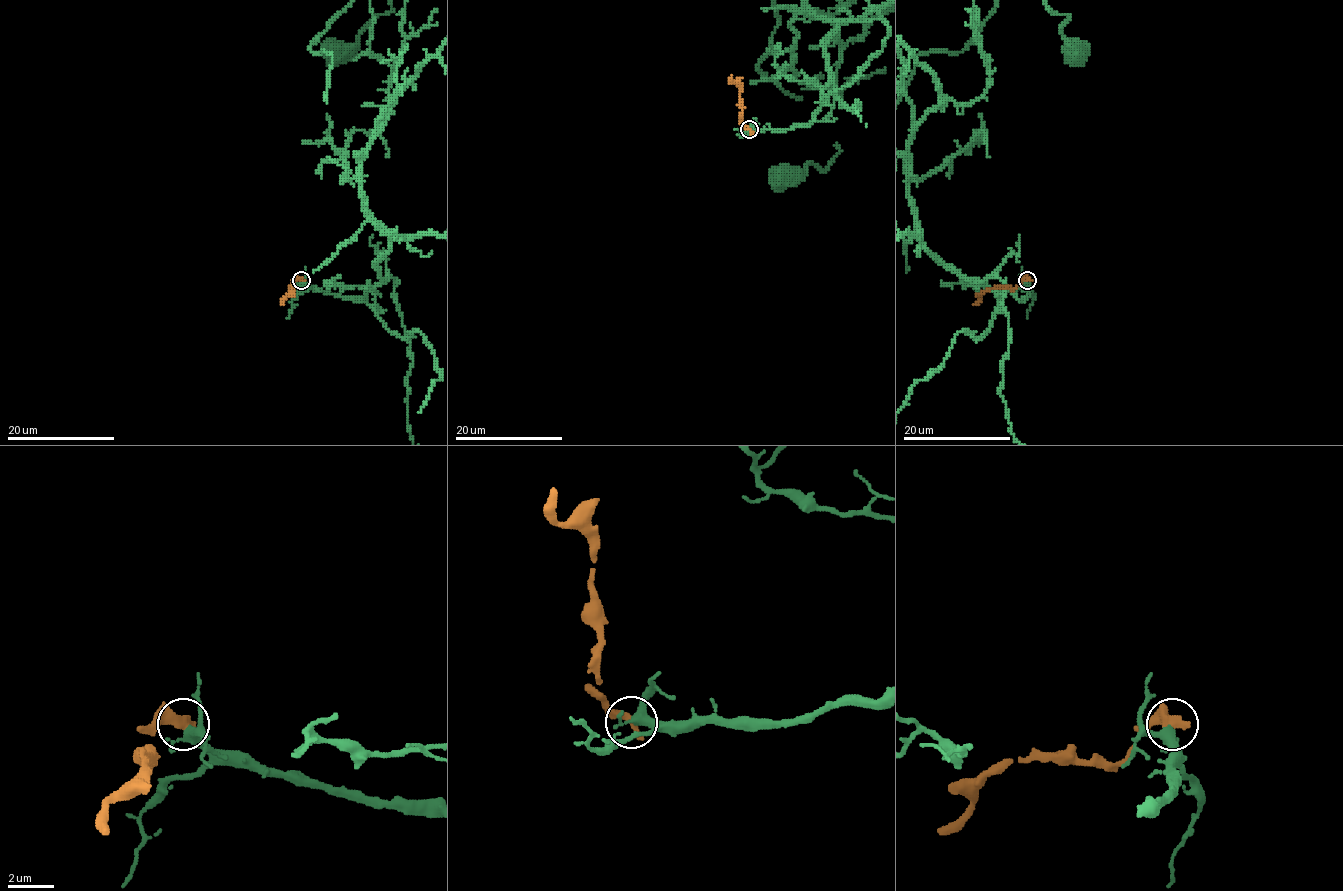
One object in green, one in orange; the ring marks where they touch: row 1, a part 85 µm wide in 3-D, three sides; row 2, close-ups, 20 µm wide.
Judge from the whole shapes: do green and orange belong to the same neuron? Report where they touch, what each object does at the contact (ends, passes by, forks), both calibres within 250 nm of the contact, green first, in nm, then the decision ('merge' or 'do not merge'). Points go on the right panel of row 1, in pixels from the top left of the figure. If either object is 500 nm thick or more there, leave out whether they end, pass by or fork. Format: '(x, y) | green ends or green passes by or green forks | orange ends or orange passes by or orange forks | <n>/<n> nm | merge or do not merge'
(1027, 280) | green forks | orange ends | 280/480 nm | do not merge

